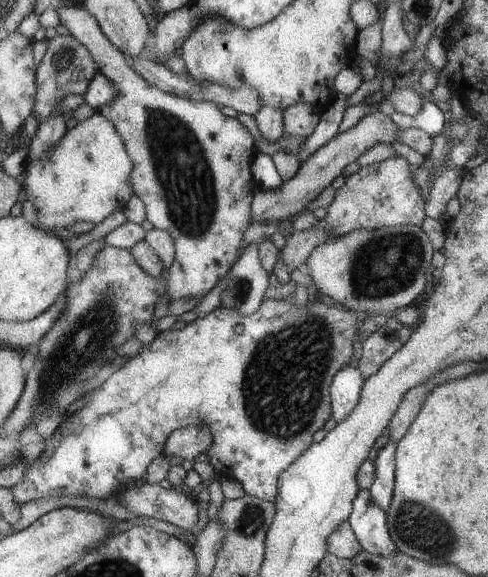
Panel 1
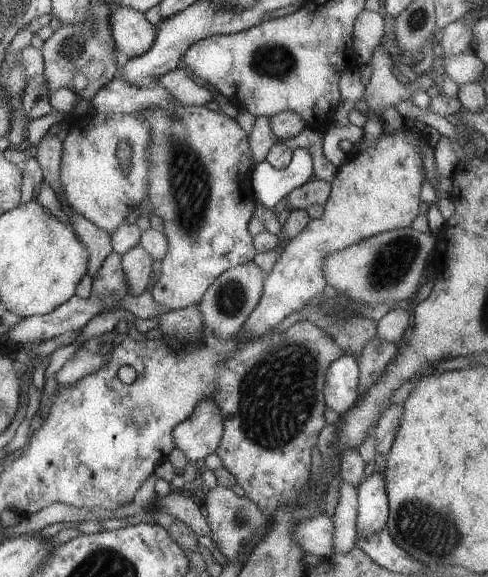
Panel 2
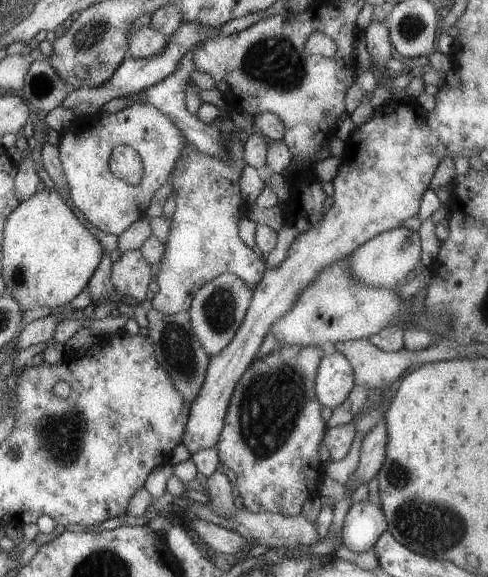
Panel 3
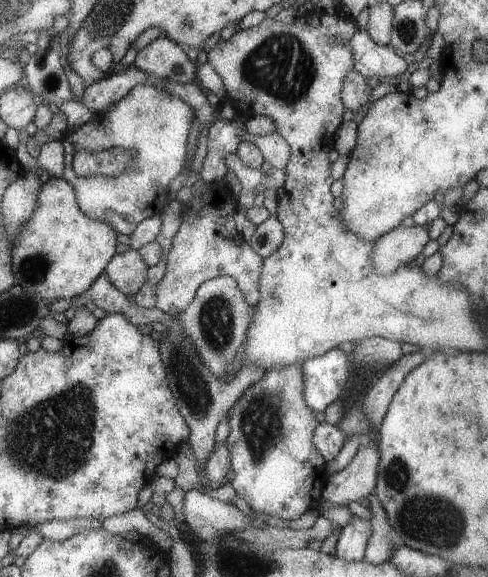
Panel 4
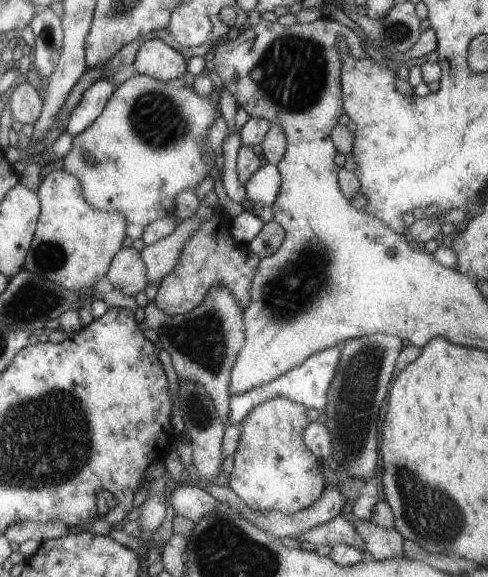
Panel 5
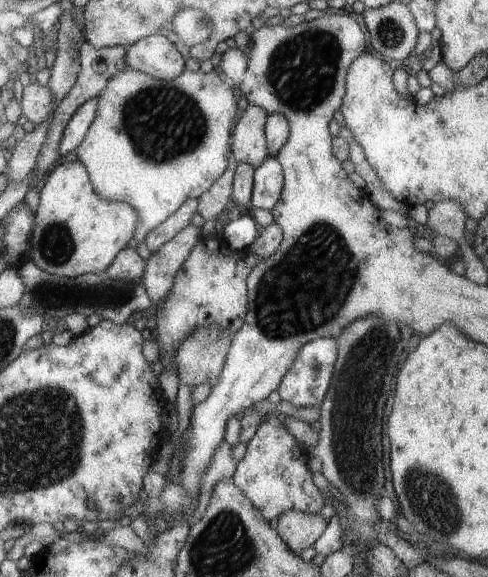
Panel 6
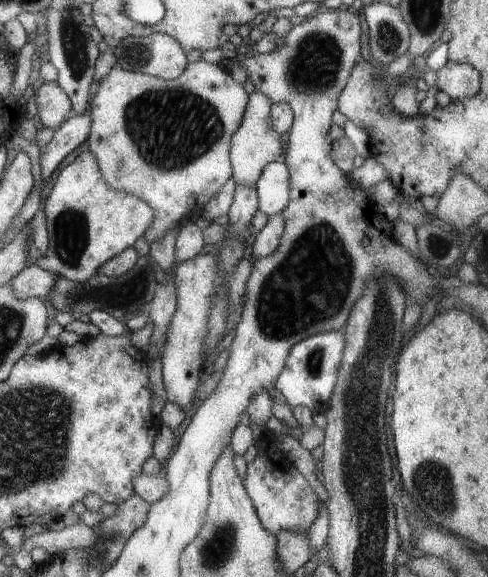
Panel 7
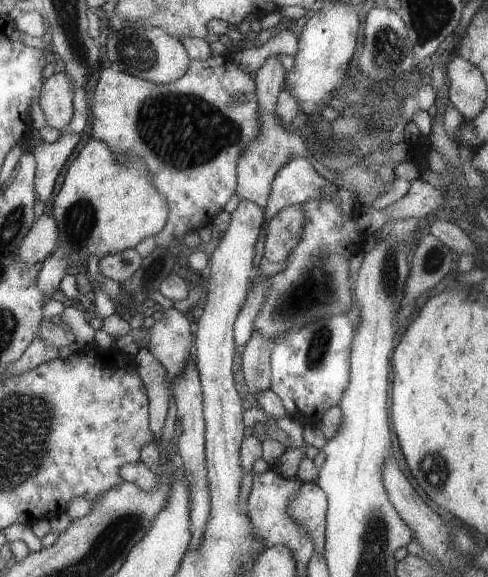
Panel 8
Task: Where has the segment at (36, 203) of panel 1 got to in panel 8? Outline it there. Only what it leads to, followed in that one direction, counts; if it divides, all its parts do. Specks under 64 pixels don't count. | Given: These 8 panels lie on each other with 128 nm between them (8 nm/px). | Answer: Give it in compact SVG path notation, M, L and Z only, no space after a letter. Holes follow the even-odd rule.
M209 56L205 60L189 61L185 74L174 80L172 83L154 83L146 81L136 76L131 76L126 72L113 70L111 68L98 70L94 77L94 82L90 87L91 101L90 111L93 118L89 121L88 132L96 141L102 142L109 149L109 152L116 157L117 161L121 161L122 157L136 157L143 160L146 170L149 170L150 181L157 190L158 194L165 199L166 208L169 209L165 222L159 232L153 235L157 247L166 247L171 250L177 250L182 246L182 238L186 232L196 231L201 226L211 224L215 216L222 210L223 205L231 196L235 196L236 192L236 160L239 153L253 140L258 131L258 106L256 103L255 81L248 74L244 74L234 63L230 56Z

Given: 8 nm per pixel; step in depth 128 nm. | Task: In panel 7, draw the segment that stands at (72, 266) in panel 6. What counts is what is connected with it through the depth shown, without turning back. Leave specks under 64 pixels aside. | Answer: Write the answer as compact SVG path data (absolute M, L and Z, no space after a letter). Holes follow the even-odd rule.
M92 152L80 153L62 168L43 204L47 228L47 249L34 261L39 268L70 281L86 283L112 256L131 247L151 224L152 208L142 200L111 190L98 171Z

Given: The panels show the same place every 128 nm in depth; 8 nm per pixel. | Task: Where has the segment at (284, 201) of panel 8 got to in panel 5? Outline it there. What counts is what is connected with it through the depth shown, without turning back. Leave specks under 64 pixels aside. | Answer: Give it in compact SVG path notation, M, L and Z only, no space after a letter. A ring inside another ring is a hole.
M265 164L257 168L245 182L246 198L253 202L256 210L271 207L280 188L280 175L275 164Z

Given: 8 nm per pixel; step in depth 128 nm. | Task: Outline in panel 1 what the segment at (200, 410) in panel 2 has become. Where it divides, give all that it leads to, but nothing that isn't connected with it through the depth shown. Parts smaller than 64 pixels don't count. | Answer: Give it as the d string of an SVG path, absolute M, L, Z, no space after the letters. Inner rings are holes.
M185 426L173 430L163 444L163 452L167 458L179 460L198 460L205 457L209 446L213 444L213 436L207 426Z

